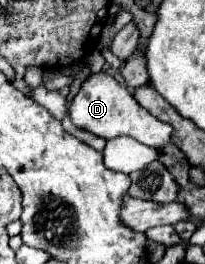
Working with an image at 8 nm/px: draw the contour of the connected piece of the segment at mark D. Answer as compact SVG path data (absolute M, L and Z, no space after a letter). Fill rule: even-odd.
M107 72L91 74L81 84L81 90L75 94L75 98L69 104L69 118L77 128L87 130L95 136L101 136L105 140L111 140L117 136L131 136L151 148L163 148L165 144L171 142L171 126L163 124L161 120L155 120L155 116L151 116L145 108L137 104L131 90L119 84Z

